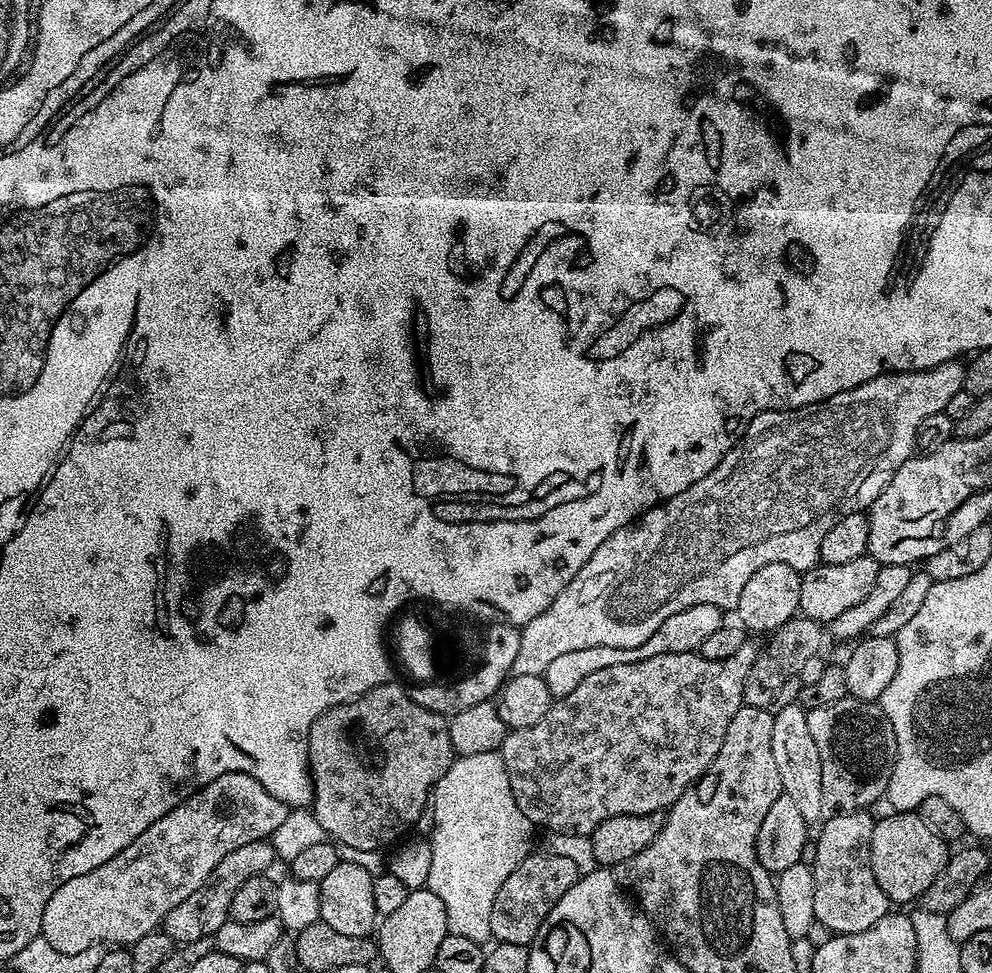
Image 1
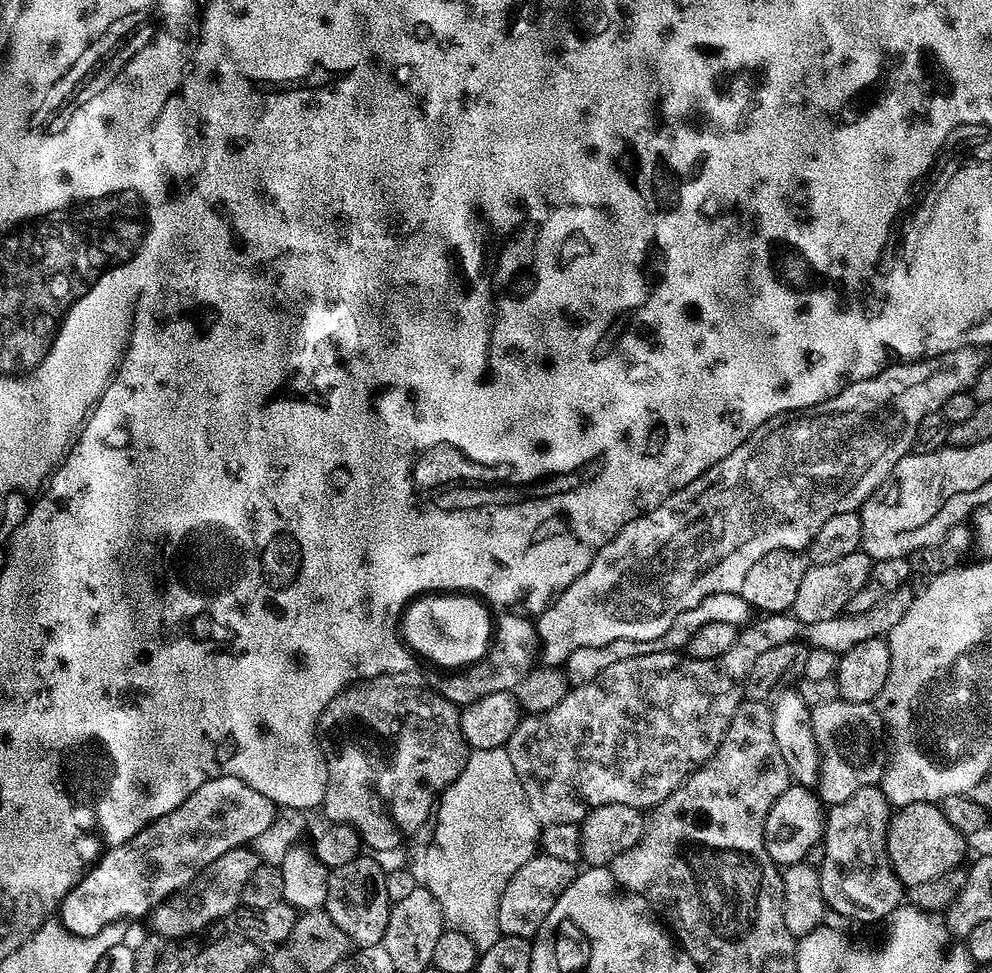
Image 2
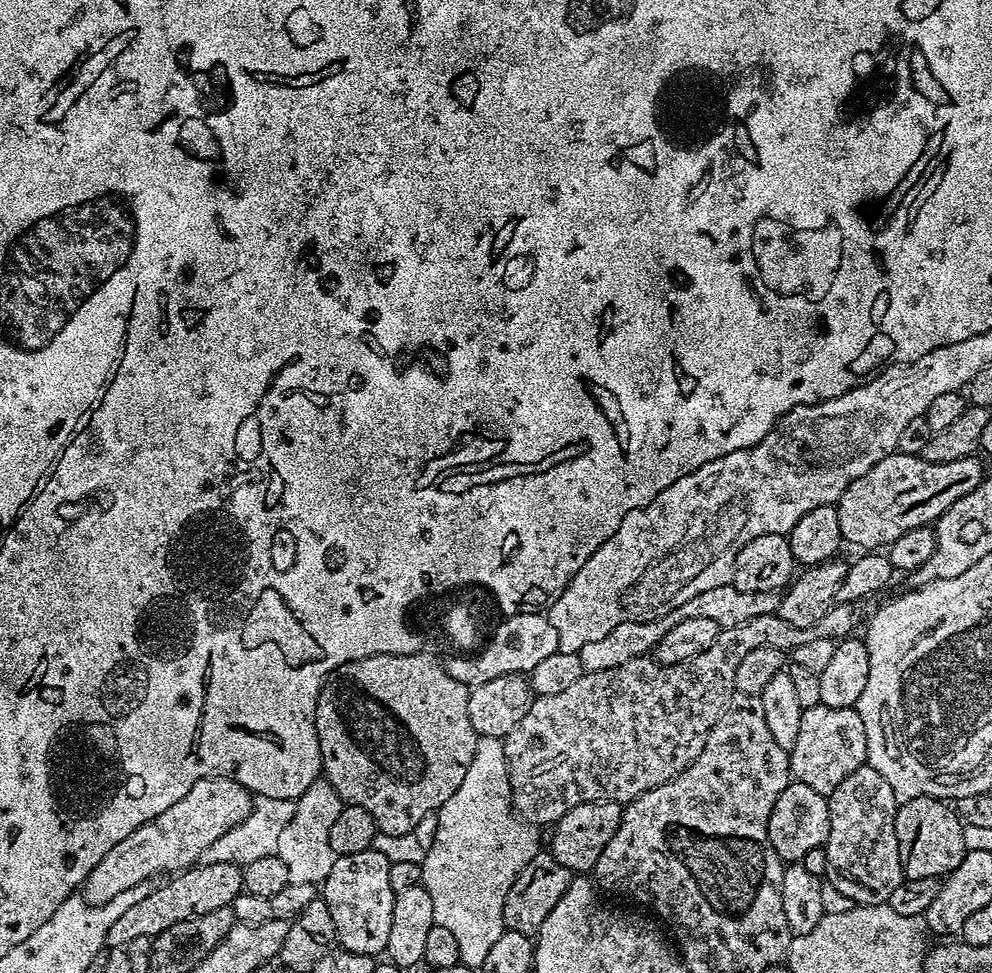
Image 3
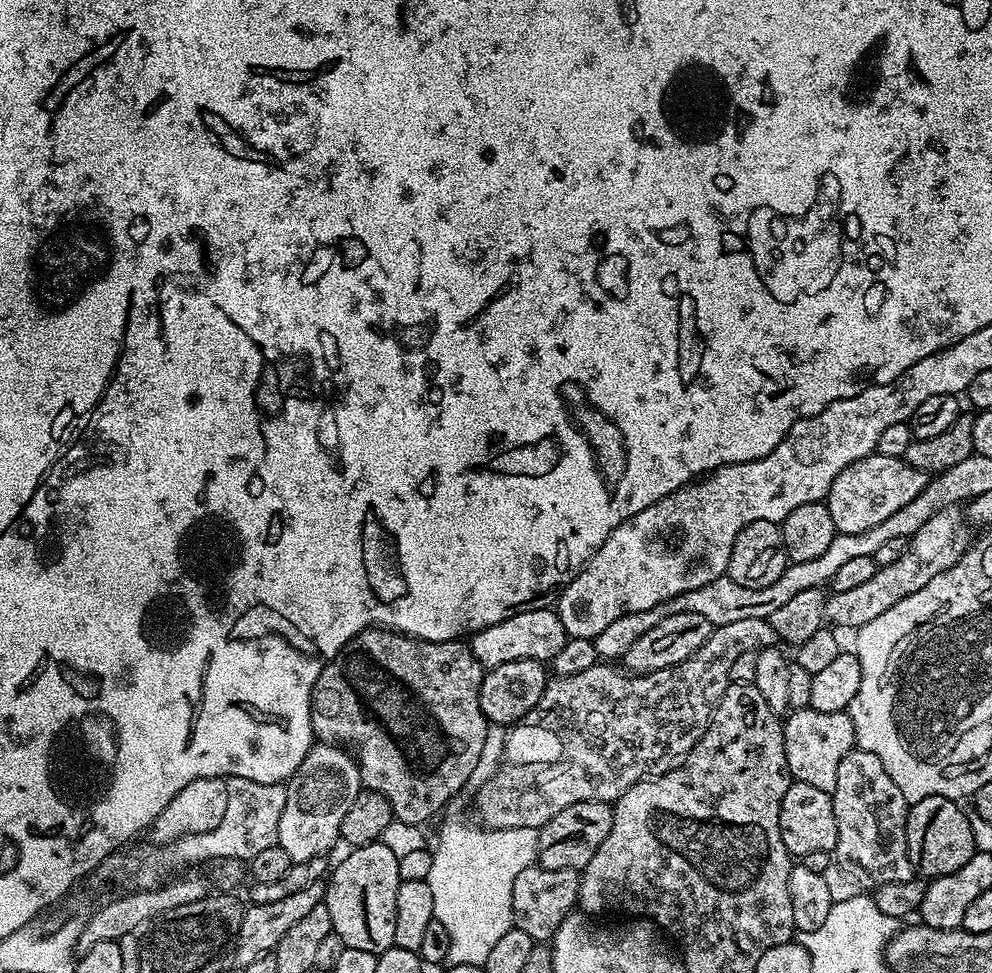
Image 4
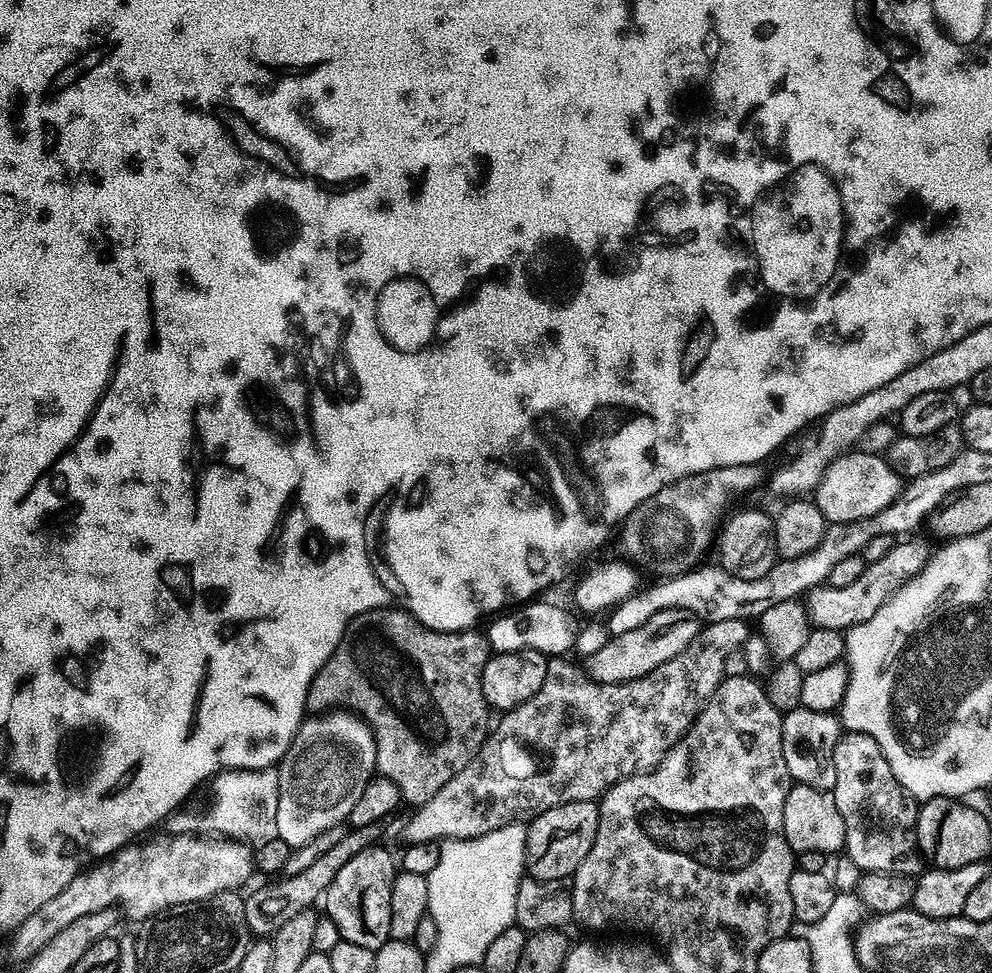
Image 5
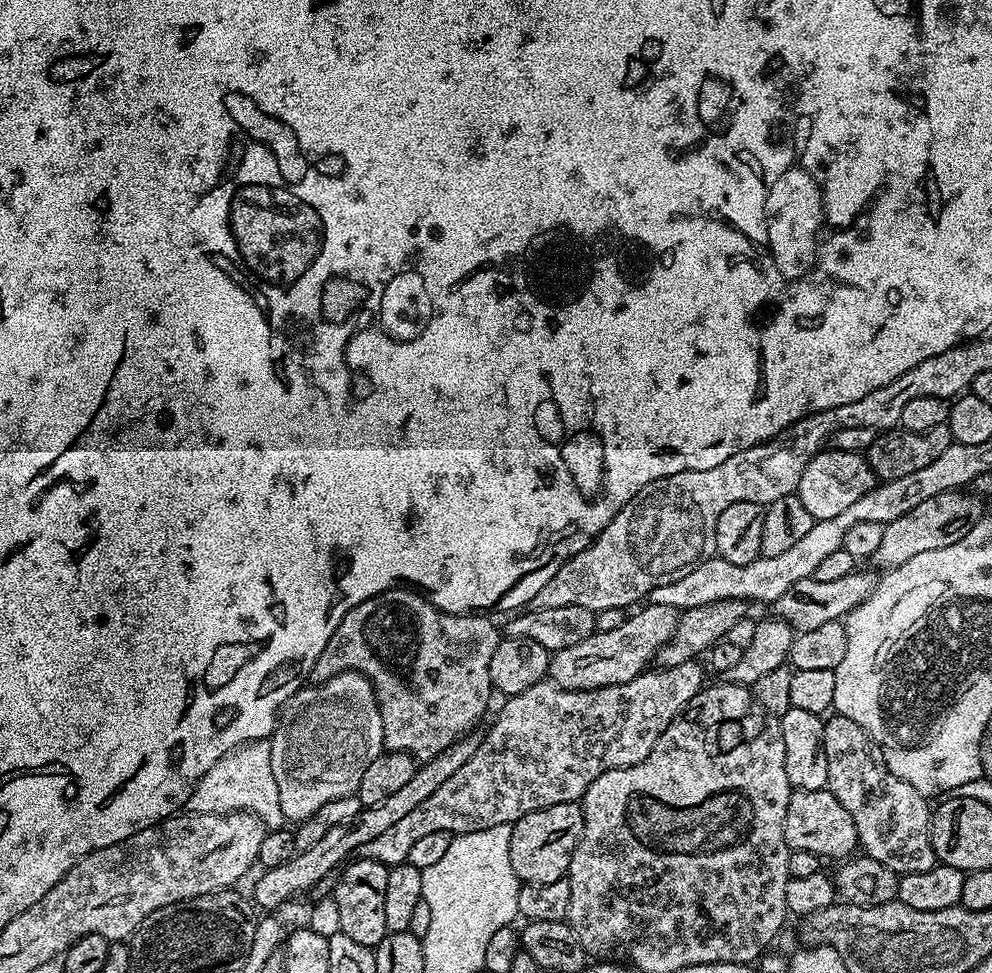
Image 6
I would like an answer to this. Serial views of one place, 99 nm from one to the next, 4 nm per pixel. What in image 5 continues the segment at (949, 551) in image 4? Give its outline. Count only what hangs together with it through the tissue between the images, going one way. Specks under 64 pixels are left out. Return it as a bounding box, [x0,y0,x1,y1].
[806,538,930,632]

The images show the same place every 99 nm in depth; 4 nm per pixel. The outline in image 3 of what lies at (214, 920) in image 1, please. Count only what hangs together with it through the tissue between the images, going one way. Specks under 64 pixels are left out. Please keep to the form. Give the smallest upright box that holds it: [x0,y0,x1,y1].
[105,863,243,948]

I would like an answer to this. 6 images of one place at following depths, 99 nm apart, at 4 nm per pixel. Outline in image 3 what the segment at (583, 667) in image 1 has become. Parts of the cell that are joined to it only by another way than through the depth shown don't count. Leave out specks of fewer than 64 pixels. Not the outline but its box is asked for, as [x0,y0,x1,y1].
[578,584,780,672]

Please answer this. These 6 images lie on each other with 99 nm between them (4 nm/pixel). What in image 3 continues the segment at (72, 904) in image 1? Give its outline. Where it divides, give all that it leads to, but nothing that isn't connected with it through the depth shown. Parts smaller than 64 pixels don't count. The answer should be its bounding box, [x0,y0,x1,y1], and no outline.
[82,776,252,906]

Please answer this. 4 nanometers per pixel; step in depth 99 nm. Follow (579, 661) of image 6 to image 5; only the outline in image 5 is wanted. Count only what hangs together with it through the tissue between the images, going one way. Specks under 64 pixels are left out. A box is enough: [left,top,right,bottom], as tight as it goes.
[582,610,702,684]

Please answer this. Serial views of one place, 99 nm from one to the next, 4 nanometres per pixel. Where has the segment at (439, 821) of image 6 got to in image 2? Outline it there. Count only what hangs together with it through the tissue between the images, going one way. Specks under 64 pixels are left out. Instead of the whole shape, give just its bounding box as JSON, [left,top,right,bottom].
[507,587,913,825]

